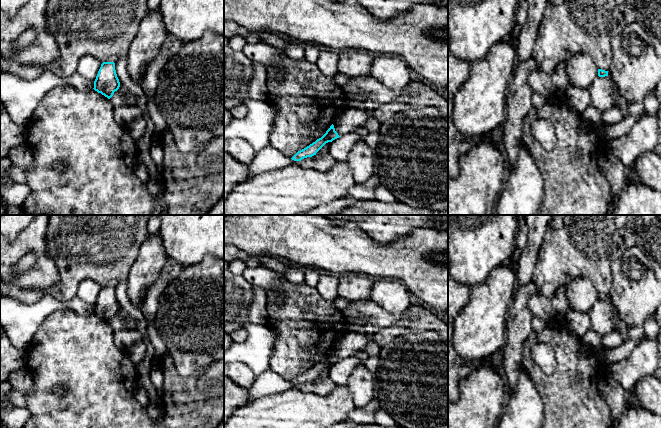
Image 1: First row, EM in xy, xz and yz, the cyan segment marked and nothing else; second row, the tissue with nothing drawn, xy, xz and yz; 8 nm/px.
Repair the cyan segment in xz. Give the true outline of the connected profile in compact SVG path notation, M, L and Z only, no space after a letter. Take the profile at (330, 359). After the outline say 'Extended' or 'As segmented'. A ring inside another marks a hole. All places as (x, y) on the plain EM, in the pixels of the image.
M332 348L326 357L315 366L307 370L306 372L298 375L291 383L294 385L301 385L304 382L312 381L328 366L339 362L340 360L335 355L334 349Z. As segmented

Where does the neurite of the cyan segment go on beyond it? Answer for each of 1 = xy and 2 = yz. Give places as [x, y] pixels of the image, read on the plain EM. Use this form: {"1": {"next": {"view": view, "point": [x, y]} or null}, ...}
{"1": {"next": null}, "2": {"next": null}}

